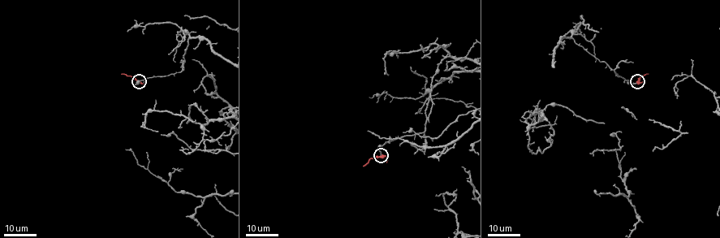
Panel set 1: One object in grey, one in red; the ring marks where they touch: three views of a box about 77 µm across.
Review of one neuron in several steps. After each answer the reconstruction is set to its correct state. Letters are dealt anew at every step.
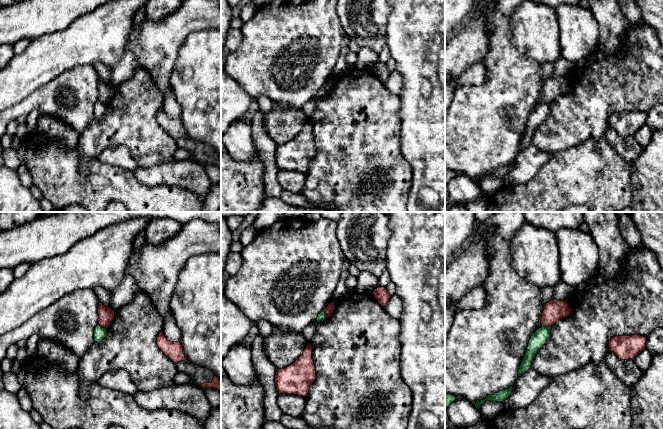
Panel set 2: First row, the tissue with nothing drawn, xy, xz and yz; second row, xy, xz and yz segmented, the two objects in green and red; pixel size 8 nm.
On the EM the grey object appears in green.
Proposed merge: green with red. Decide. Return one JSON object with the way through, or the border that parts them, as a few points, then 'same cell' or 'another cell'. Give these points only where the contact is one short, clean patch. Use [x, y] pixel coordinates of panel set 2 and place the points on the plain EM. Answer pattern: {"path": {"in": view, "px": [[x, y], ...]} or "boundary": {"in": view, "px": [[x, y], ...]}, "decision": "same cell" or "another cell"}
{"boundary": {"in": "yz", "px": [[551, 101], [542, 103]]}, "decision": "another cell"}

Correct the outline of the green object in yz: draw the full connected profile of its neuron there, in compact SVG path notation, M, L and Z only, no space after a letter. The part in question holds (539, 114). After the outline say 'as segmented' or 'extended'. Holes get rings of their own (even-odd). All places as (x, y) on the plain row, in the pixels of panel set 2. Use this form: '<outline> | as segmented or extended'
M552 102L539 104L530 114L526 129L518 146L518 153L531 145L535 130L550 114Z | as segmented

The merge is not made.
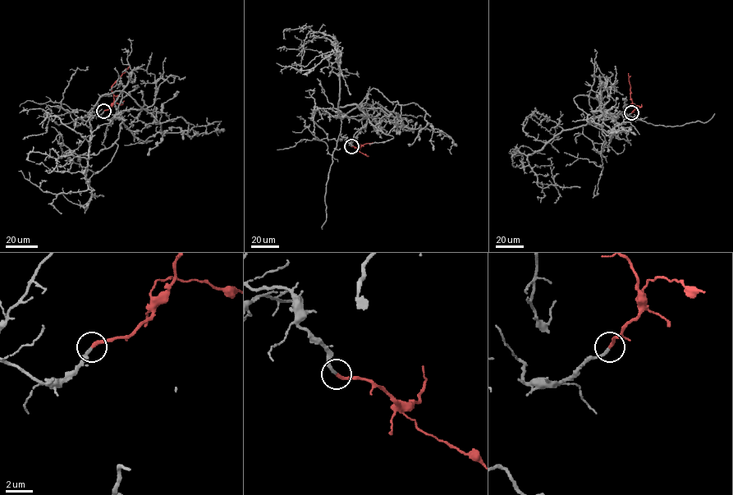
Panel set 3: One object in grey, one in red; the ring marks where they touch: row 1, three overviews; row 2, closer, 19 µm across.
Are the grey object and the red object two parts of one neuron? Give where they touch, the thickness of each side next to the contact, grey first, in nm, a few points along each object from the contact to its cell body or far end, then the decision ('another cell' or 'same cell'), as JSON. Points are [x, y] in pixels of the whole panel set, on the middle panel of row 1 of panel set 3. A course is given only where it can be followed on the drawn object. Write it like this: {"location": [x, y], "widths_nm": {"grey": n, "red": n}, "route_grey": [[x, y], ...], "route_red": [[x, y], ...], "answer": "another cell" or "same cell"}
{"location": [351, 146], "widths_nm": {"grey": 240, "red": 260}, "route_grey": [[351, 146], [347, 139], [340, 135], [340, 70], [336, 42], [336, 52], [310, 69], [298, 70], [277, 63]], "route_red": [[351, 146], [359, 149], [358, 144], [373, 143]], "answer": "same cell"}

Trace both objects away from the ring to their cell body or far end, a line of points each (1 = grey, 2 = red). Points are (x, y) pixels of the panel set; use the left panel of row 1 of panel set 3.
1: (104, 111), (89, 115), (91, 136), (85, 190), (57, 194), (43, 192), (19, 171)
2: (104, 111), (113, 103), (112, 86), (130, 66)

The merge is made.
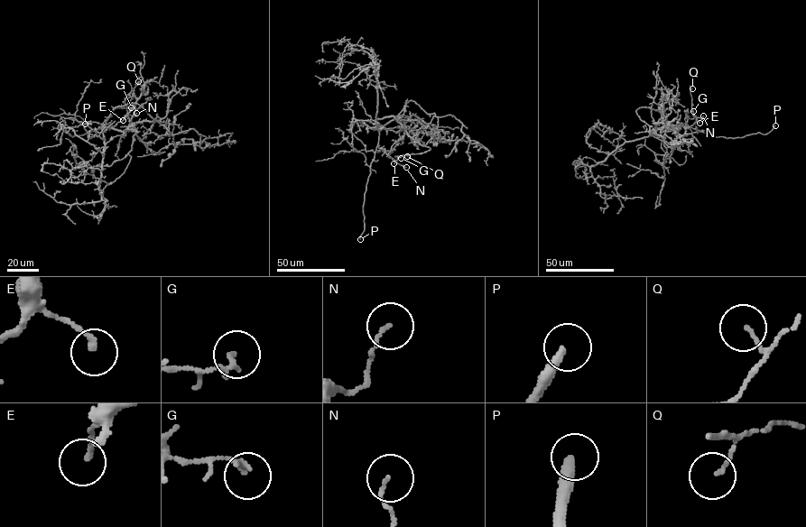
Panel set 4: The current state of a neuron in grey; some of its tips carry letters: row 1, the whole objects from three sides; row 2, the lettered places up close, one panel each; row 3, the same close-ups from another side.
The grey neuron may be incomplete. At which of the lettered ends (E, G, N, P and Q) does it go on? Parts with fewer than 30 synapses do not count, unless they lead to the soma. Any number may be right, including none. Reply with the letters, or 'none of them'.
P

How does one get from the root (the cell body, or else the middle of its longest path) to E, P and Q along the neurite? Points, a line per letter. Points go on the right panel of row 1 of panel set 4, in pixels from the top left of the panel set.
E: (649, 134), (666, 125), (689, 128), (697, 121), (699, 123)
P: (649, 134), (663, 126), (676, 125), (692, 127), (717, 137), (736, 138), (758, 133), (766, 134), (775, 125)
Q: (649, 134), (666, 125), (689, 128), (693, 124), (696, 118), (691, 108), (692, 88)

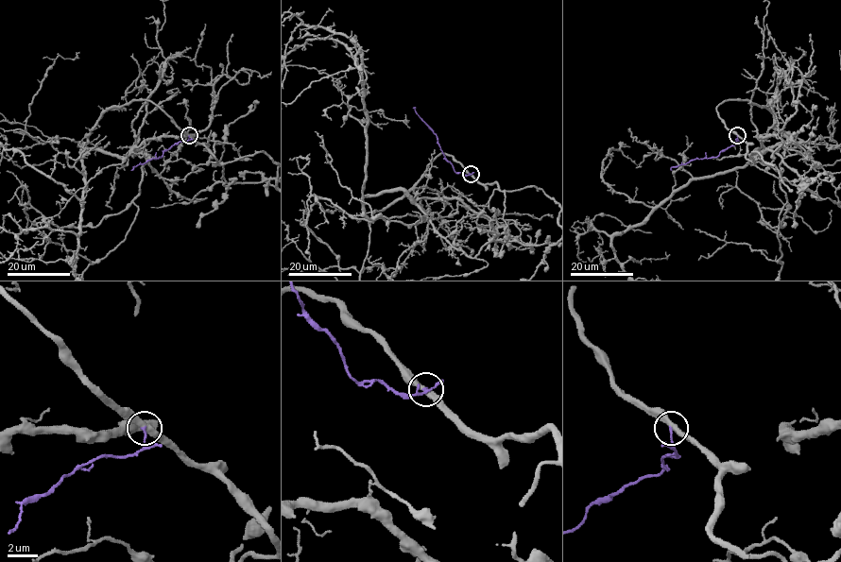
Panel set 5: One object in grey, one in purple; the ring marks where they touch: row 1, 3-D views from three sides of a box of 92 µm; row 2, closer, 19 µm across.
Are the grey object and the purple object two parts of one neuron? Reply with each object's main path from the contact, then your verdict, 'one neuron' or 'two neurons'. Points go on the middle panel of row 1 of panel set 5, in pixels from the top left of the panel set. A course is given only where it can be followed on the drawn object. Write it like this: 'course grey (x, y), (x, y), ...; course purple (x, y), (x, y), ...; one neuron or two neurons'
course purple (470, 174), (464, 175), (455, 171), (442, 152), (437, 136), (413, 108); two neurons

